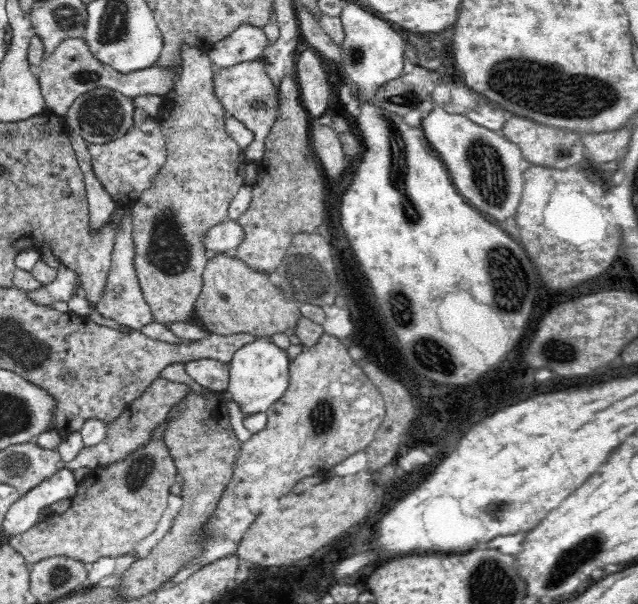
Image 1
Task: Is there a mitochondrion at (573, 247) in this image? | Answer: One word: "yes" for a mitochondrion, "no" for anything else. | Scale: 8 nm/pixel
no

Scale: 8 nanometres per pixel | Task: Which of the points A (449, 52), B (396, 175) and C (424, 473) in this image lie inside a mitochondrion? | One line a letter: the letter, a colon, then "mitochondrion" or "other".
A: other
B: mitochondrion
C: other

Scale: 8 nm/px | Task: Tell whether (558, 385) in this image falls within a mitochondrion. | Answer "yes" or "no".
no

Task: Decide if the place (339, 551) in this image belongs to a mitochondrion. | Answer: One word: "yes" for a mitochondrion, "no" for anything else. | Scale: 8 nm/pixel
no

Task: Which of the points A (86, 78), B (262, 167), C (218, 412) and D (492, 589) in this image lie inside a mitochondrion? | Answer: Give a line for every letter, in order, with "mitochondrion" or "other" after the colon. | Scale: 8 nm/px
A: mitochondrion
B: other
C: other
D: mitochondrion

